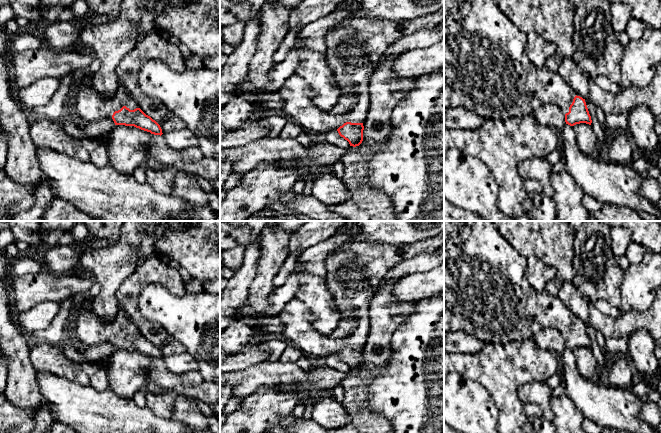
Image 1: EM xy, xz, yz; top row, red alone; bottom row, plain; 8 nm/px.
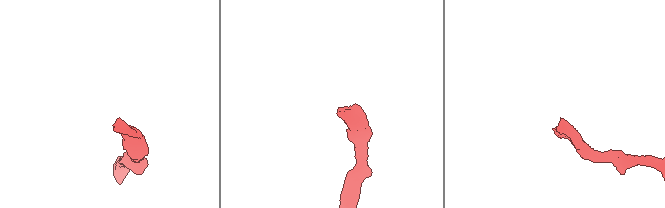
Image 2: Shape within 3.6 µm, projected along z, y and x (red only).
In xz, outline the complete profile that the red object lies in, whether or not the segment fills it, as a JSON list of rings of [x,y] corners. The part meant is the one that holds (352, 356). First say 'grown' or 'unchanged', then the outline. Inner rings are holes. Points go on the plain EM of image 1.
grown; [[[346,221],[338,228],[336,234],[346,232],[350,238],[336,251],[330,253],[325,261],[326,287],[333,295],[337,308],[342,317],[353,315],[357,320],[354,332],[343,338],[331,338],[316,331],[310,321],[308,307],[294,297],[277,315],[283,323],[281,332],[291,343],[295,344],[303,354],[316,357],[326,357],[337,354],[339,359],[347,364],[350,370],[359,370],[363,365],[363,346],[366,344],[370,330],[370,302],[377,287],[382,283],[386,274],[397,264],[439,250],[444,245],[444,234],[438,234],[419,242],[410,244],[372,244],[368,240],[359,240],[359,227],[355,221]]]

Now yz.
grown; [[[475,221],[469,238],[444,252],[444,332],[464,331],[484,343],[504,344],[525,340],[526,334],[534,335],[544,328],[555,328],[565,338],[566,348],[591,349],[585,323],[577,320],[558,296],[532,288],[524,276],[526,264],[527,258],[503,238],[491,221]]]

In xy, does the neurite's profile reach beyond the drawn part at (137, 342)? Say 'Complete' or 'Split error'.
Split error

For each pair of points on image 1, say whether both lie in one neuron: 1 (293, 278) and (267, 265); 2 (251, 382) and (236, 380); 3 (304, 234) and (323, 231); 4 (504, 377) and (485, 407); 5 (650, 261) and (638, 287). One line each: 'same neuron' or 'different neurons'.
1: different neurons
2: same neuron
3: same neuron
4: different neurons
5: same neuron

